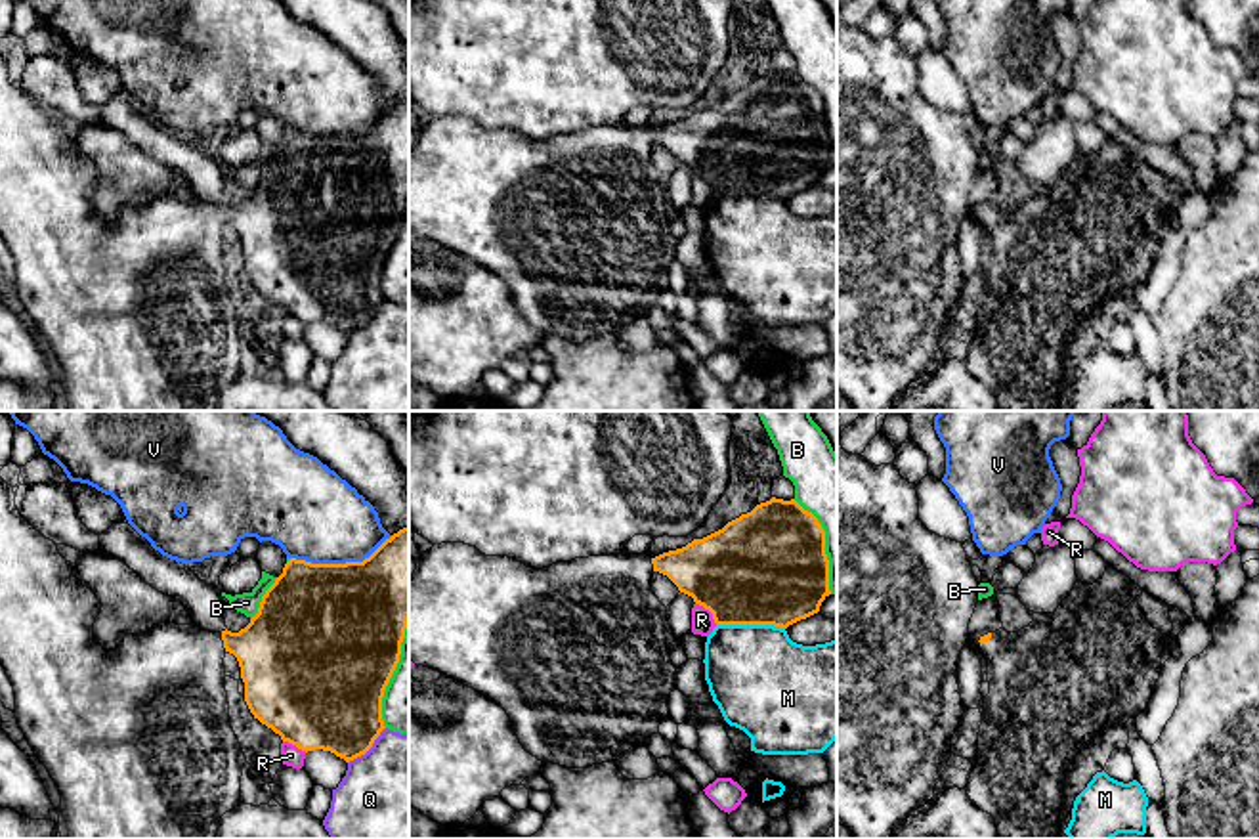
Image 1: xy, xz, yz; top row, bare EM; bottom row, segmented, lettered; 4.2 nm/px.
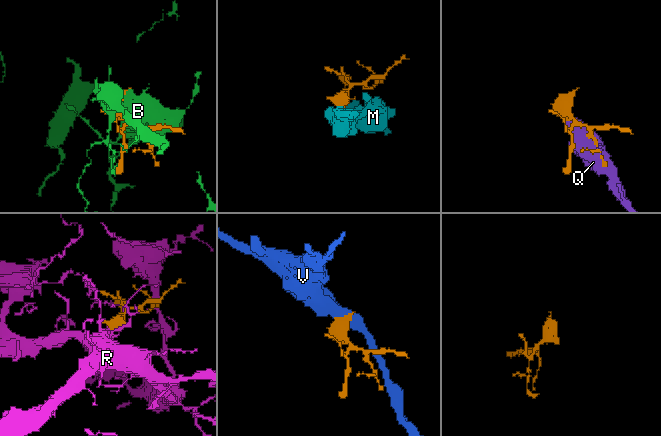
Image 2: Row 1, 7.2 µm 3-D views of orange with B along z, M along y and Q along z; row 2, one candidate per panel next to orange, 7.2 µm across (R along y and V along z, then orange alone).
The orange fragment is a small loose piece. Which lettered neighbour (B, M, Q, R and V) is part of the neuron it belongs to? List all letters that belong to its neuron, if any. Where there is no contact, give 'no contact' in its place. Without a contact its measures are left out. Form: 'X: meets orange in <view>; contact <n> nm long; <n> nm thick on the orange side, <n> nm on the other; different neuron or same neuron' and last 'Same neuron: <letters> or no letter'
B: meets orange in xy; contact 220 nm long; 500 nm thick on the orange side, 90 nm on the other; different neuron
M: meets orange in xz; contact 280 nm long; 480 nm thick on the orange side, 420 nm on the other; different neuron
Q: meets orange in xy; contact 220 nm long; 420 nm thick on the orange side, 500 nm on the other; different neuron
R: meets orange in xz; contact 130 nm long; 440 nm thick on the orange side, 100 nm on the other; different neuron
V: meets orange in xy; contact 440 nm long; 500 nm thick on the orange side, 380 nm on the other; different neuron
Same neuron: no letter

